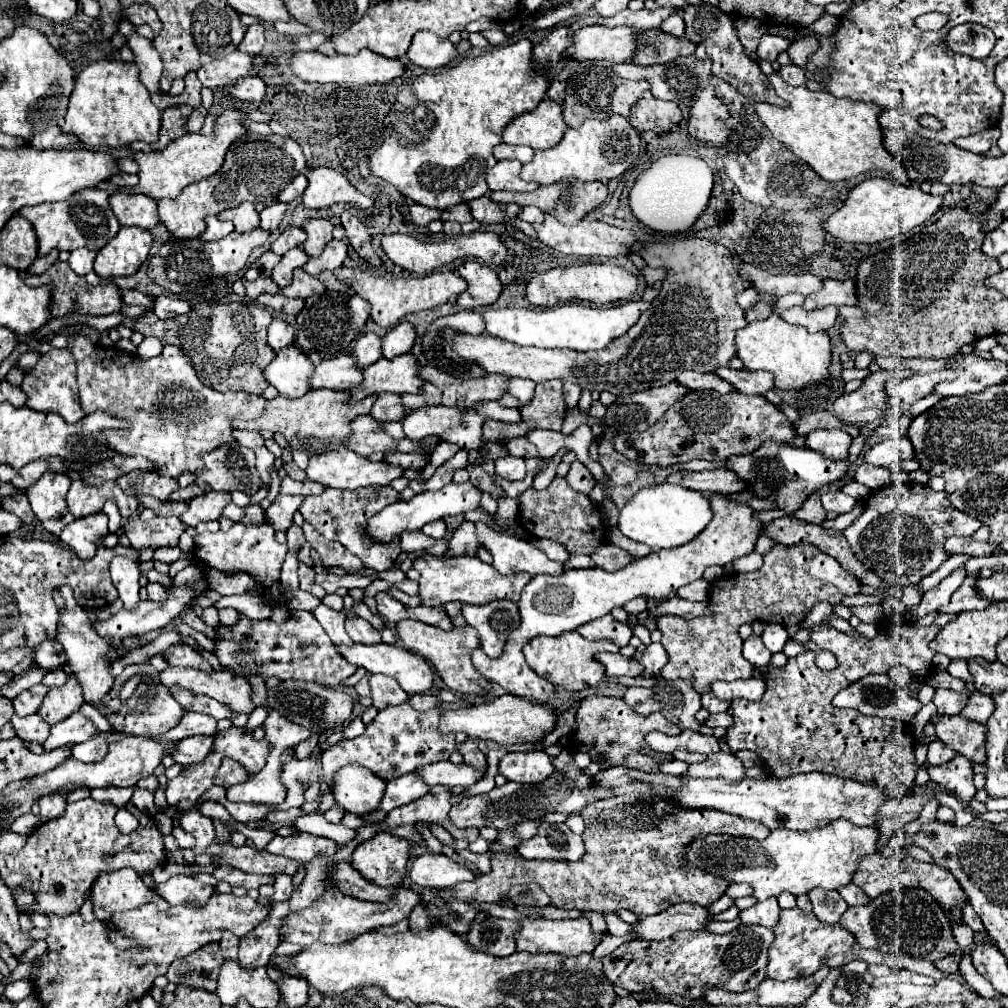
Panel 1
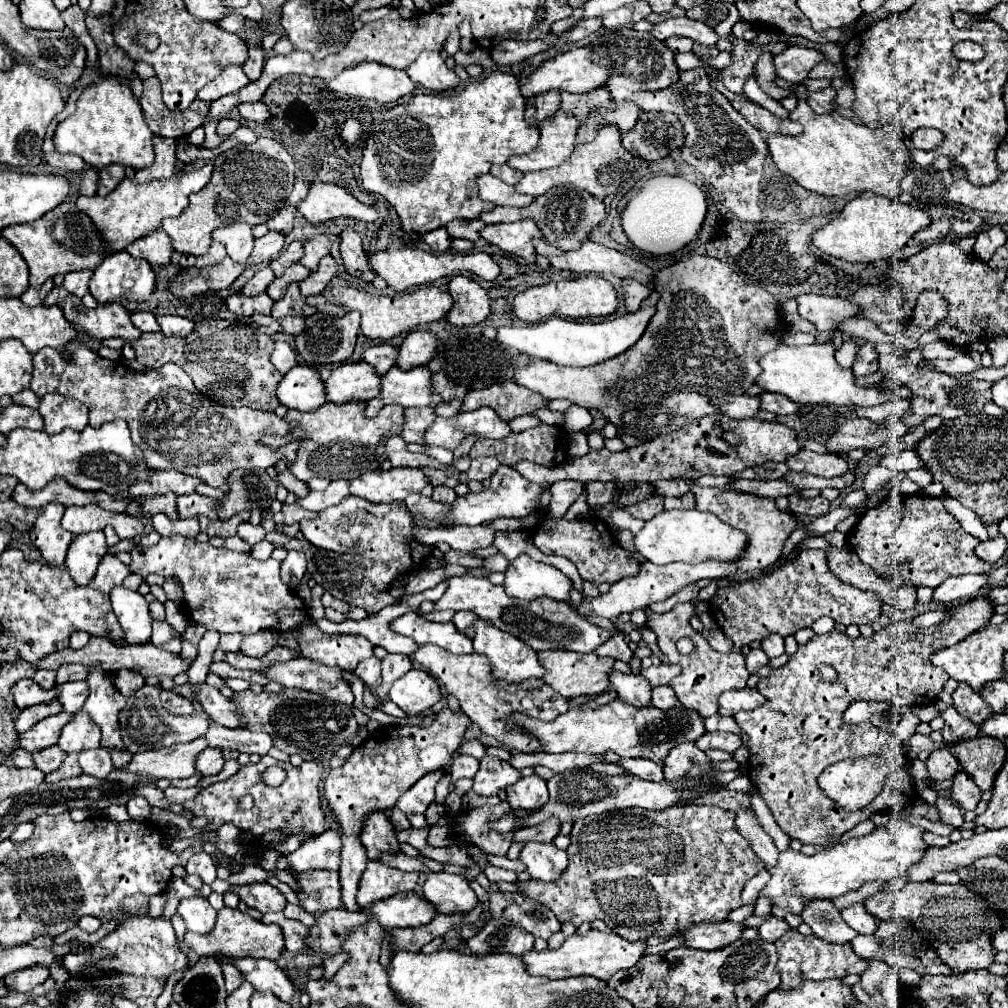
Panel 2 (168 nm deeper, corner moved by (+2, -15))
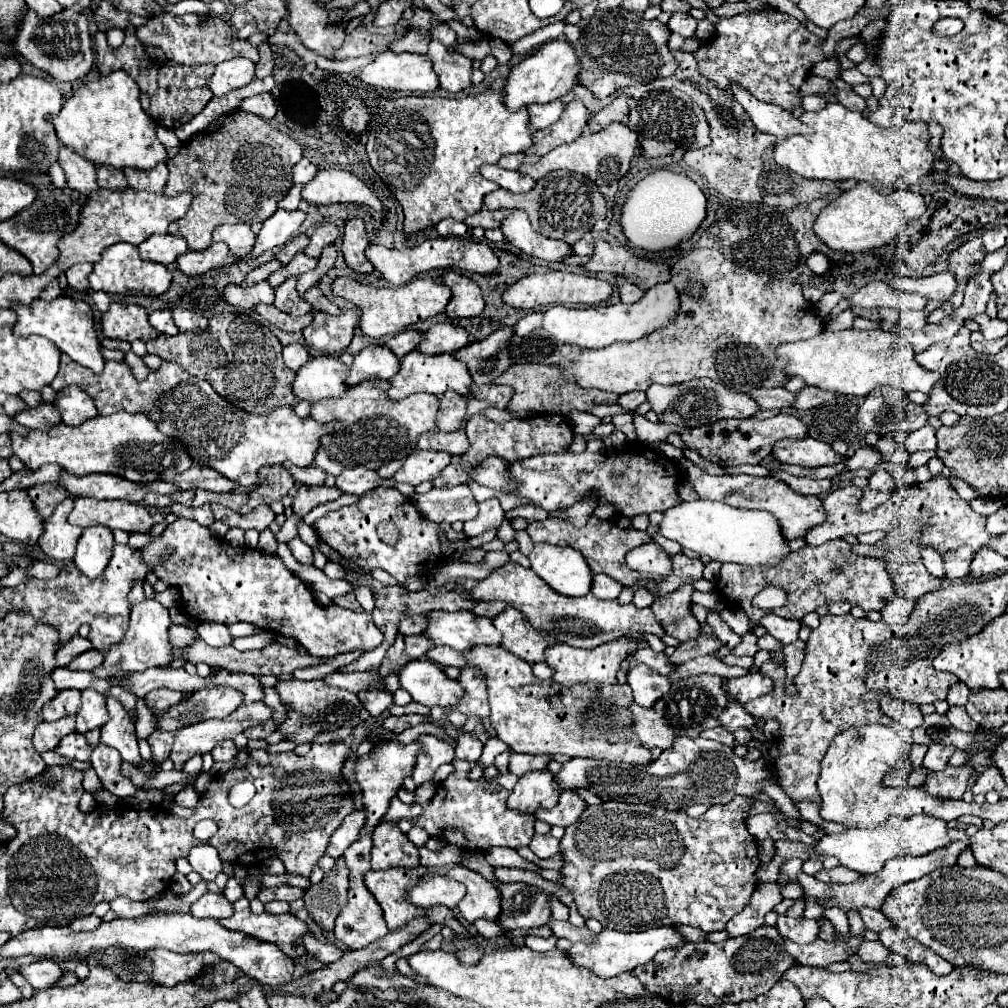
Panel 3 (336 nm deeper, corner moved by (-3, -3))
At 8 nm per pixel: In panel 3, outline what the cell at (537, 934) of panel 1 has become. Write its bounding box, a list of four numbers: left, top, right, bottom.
[568,926,684,978]

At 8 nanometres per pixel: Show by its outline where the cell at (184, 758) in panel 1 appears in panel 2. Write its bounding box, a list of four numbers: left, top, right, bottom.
[195,748,225,776]

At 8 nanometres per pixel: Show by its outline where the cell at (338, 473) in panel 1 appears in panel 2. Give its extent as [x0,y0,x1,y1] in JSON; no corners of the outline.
[351,468,429,504]

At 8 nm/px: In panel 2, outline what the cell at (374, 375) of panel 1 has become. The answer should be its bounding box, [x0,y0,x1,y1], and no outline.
[365,366,441,418]

